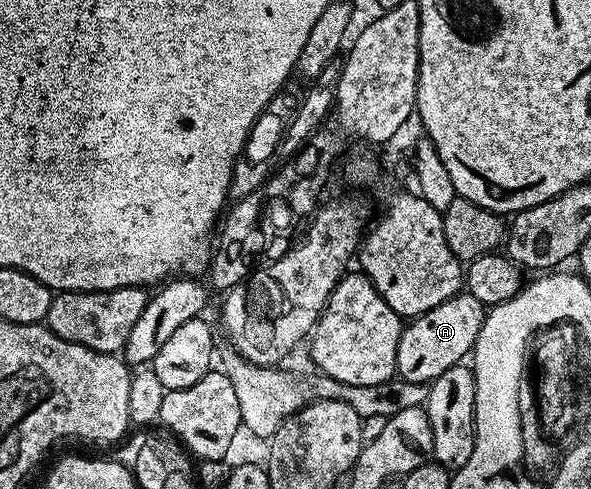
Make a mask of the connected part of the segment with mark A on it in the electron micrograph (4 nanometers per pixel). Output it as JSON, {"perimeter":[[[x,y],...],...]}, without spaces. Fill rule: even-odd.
{"perimeter":[[[462,290],[447,302],[435,306],[435,310],[427,310],[423,315],[410,319],[404,325],[399,338],[397,376],[400,379],[405,379],[409,384],[425,386],[435,378],[439,378],[439,374],[443,374],[447,369],[454,368],[456,364],[462,363],[472,353],[475,342],[479,338],[479,330],[483,330],[486,311],[486,304],[479,302],[479,298],[475,298],[468,290]]]}

